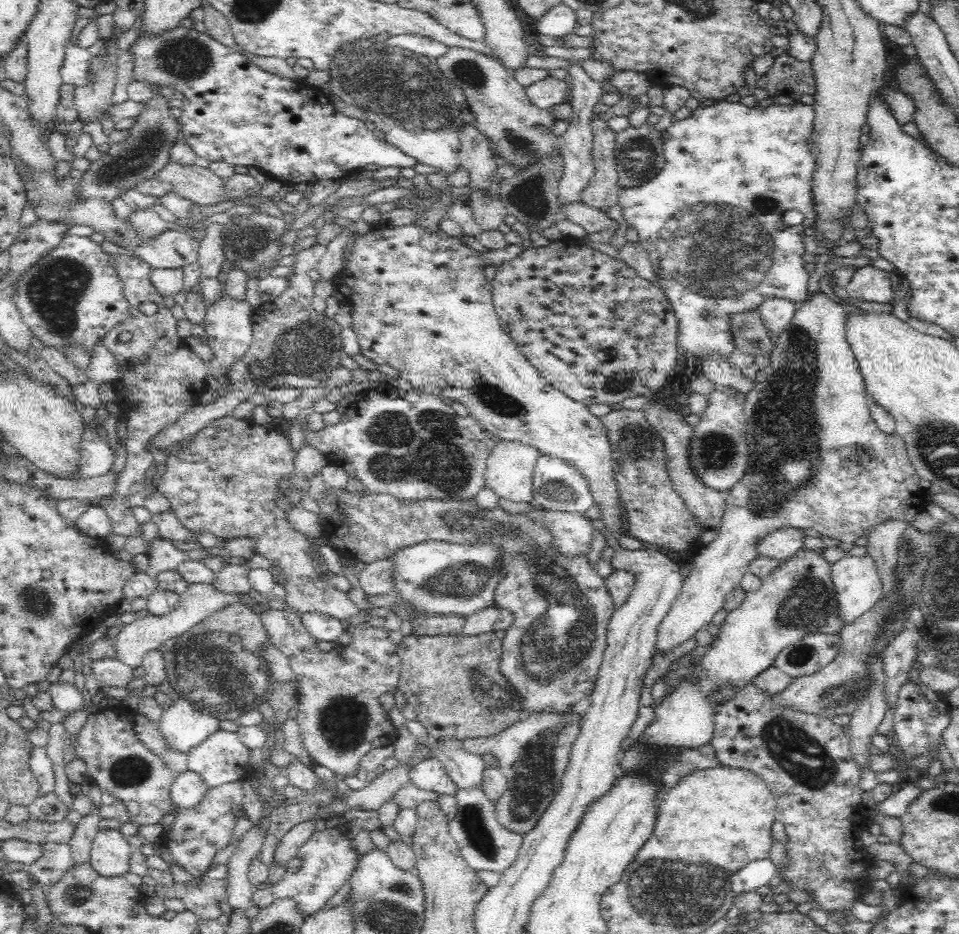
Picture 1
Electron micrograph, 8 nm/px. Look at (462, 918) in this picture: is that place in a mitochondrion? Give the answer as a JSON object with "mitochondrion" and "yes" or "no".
{"mitochondrion":"no"}

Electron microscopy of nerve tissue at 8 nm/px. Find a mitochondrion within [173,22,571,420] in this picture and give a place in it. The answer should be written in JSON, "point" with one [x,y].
{"point":[403,90]}

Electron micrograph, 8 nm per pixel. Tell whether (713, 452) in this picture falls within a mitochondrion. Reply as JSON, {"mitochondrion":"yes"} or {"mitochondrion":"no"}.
{"mitochondrion":"yes"}

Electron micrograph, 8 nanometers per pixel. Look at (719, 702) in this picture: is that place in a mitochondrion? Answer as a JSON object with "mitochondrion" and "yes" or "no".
{"mitochondrion":"no"}

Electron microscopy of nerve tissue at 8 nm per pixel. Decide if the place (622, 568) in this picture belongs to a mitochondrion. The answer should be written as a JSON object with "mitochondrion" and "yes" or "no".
{"mitochondrion":"no"}

